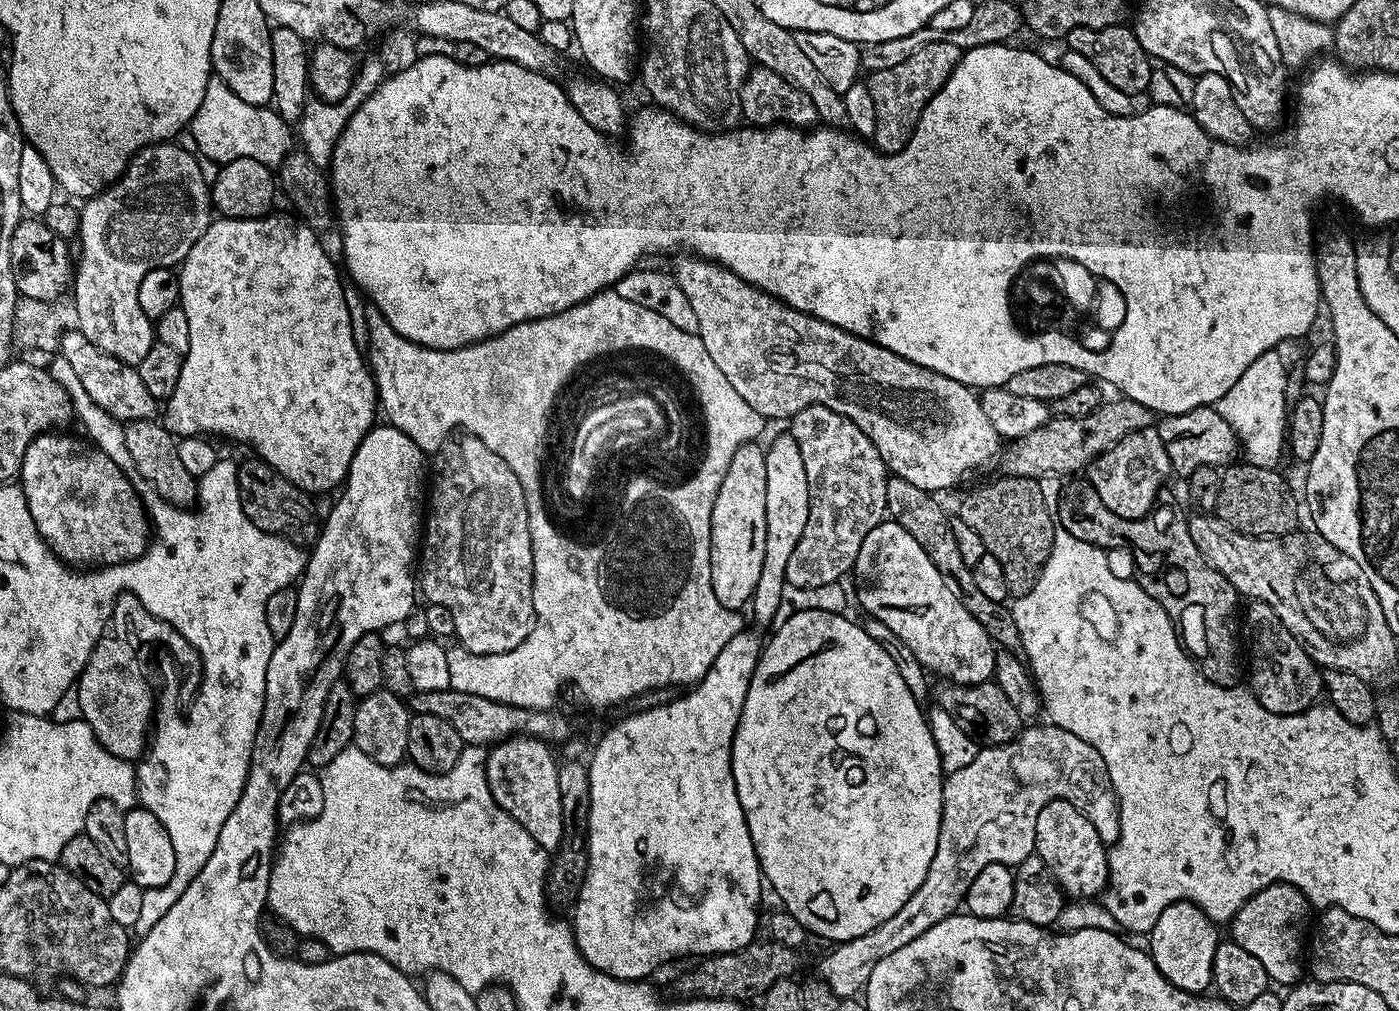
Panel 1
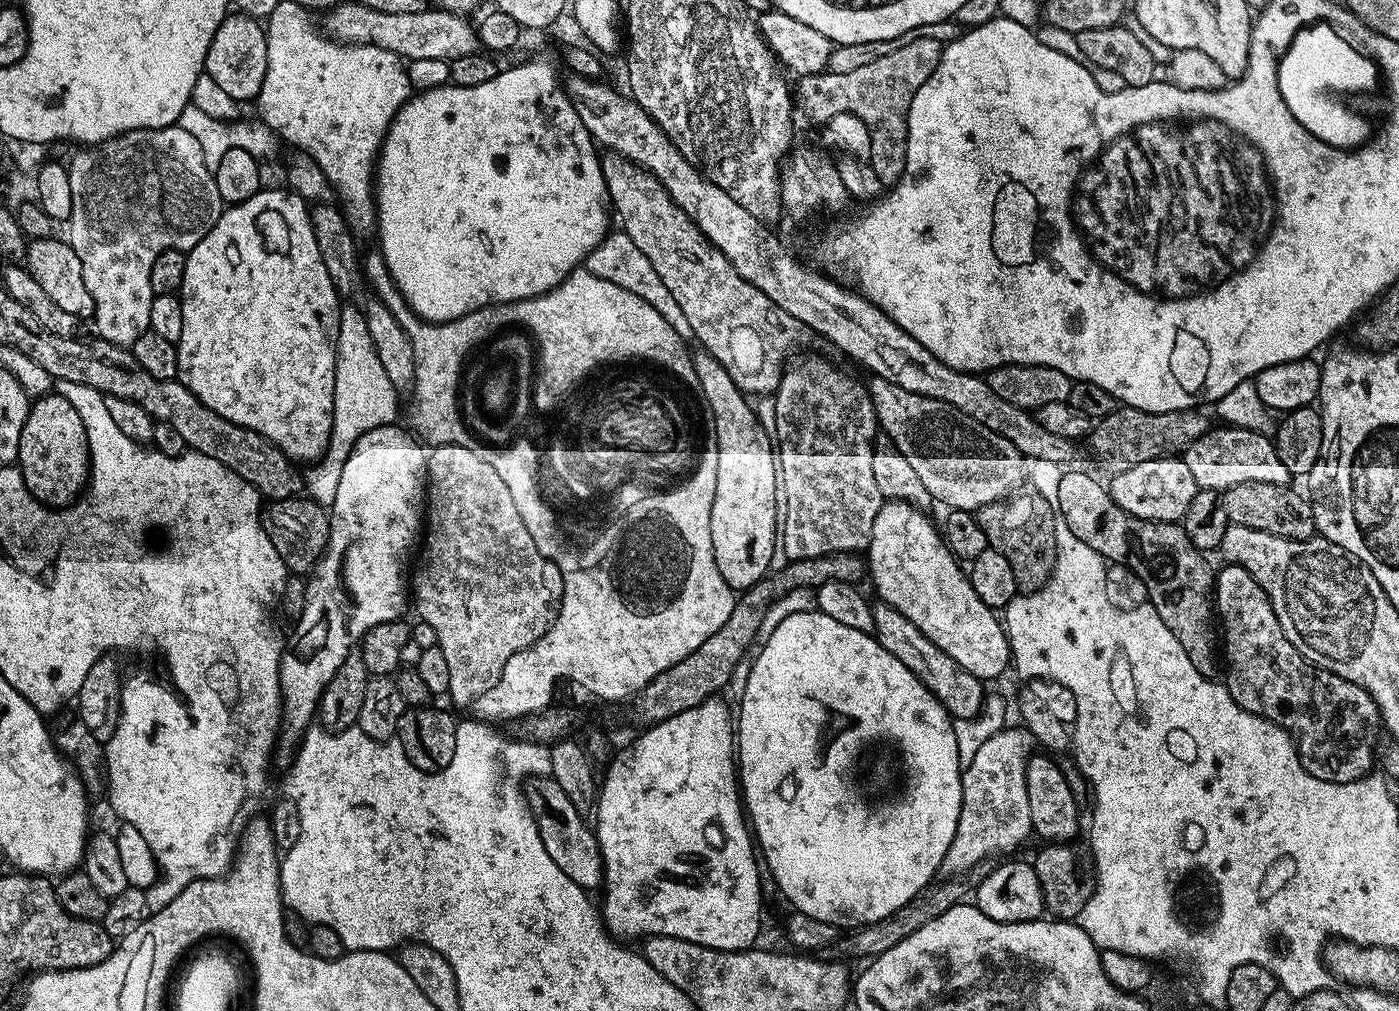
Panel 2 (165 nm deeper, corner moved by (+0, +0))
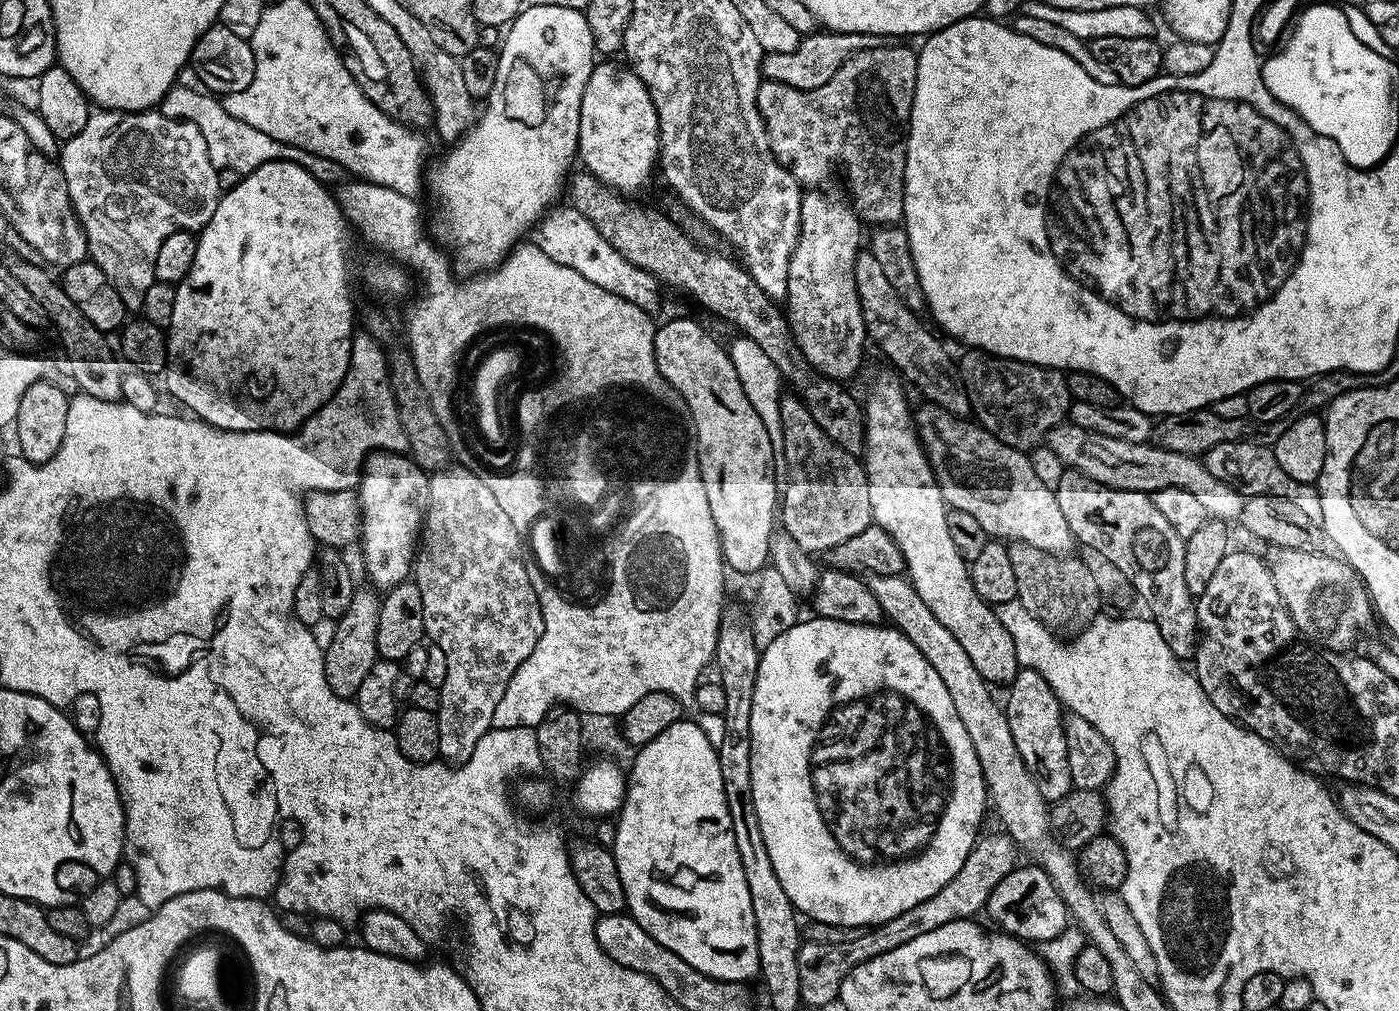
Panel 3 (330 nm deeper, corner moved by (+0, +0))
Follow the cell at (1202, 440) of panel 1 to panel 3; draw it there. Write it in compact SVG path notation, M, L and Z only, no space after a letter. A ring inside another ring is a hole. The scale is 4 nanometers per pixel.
M1235 440L1222 442L1204 453L1202 463L1214 478L1226 482L1232 488L1237 488L1245 497L1250 496L1277 496L1286 498L1286 502L1294 502L1313 522L1320 522L1322 518L1322 502L1320 489L1316 484L1294 482L1282 466L1278 466L1275 451L1267 444L1251 444L1249 440Z

